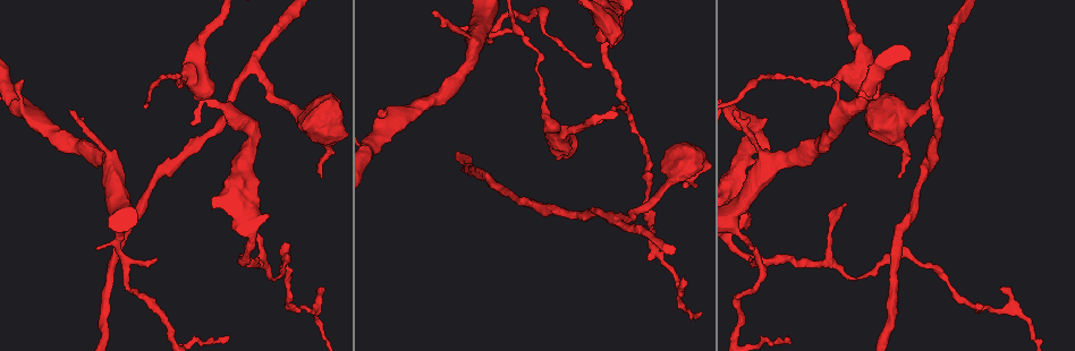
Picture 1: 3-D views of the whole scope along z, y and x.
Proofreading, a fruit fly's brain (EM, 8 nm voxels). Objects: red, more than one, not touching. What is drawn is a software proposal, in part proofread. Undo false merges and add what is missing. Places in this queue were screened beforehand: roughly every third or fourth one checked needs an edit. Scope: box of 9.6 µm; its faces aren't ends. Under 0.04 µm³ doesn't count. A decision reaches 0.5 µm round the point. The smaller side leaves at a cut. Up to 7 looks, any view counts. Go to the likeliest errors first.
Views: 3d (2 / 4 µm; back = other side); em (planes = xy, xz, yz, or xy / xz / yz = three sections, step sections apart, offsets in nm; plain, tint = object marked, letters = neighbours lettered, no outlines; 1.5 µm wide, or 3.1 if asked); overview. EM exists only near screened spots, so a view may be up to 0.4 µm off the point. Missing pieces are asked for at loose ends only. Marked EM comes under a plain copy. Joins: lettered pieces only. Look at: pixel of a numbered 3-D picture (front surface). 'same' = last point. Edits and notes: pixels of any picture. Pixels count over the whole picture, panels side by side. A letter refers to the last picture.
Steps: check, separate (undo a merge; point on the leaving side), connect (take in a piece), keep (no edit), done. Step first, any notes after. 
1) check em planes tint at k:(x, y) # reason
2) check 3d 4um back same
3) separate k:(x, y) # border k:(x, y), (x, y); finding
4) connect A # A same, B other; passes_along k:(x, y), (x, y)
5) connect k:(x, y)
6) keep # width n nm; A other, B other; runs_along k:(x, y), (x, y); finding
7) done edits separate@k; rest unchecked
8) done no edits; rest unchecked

check em planes letters at 1:(785, 337) # thin end

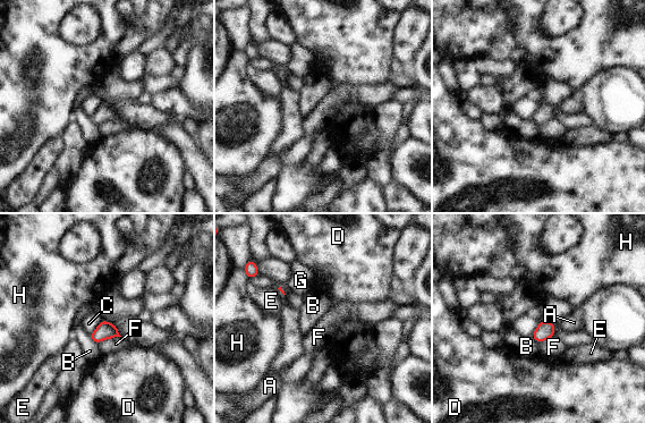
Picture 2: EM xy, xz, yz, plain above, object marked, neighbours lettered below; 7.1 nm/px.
keep # width 120 nm; longest_contact F 180 nm; A other, B other, C other, D other, E other, F other, G other, H other; none of them fits

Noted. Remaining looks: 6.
check em yz step 4 letters at 1:(97, 247) # free end

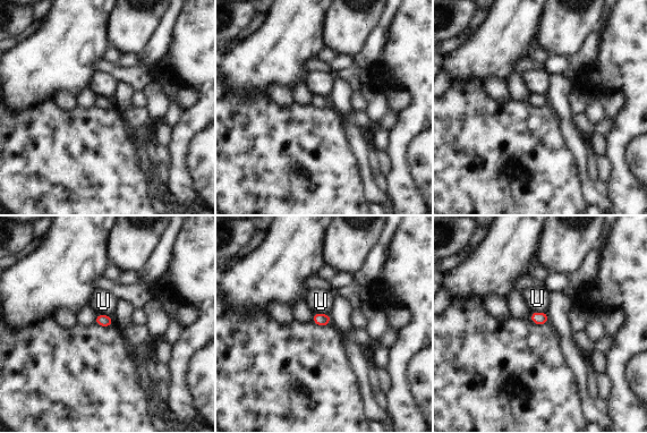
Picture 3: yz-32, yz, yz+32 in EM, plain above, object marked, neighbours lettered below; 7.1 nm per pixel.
keep # U other; none of them fits

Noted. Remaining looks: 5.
check 3d 4um at 1:(679, 281) # tapers out

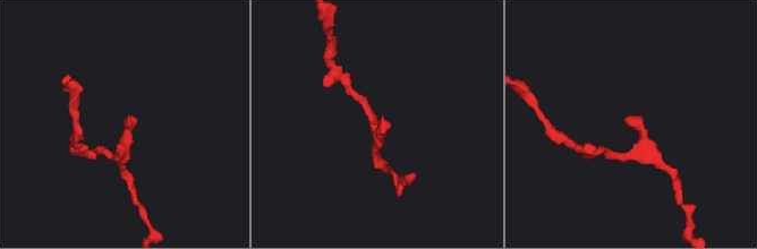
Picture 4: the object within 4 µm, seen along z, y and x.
check em planes letters at 4:(383, 121) # need the tissue

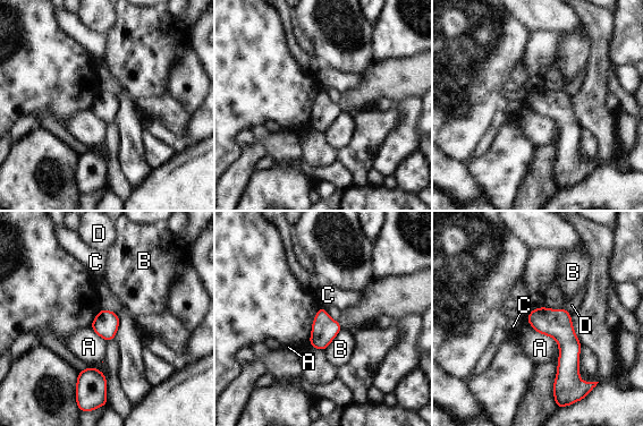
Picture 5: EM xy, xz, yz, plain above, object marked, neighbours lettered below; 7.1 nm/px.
keep # width 180 nm; A other, B other, C other, D other; runs_along 5:(539, 311), (567, 340), (558, 385); none of them fits

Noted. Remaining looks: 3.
done no edits; rest unchecked

